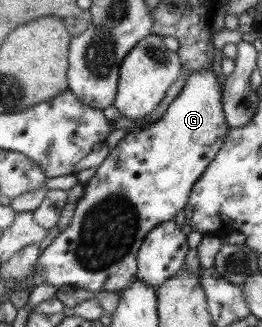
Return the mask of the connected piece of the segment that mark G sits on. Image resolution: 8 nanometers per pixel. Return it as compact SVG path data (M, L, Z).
M212 68L187 74L184 88L158 121L142 127L138 133L127 133L114 149L109 150L94 176L84 185L83 195L76 202L71 224L42 253L35 272L27 276L28 281L33 281L36 274L43 274L46 282L56 289L74 286L84 288L92 294L120 294L136 283L139 249L142 248L147 234L158 225L174 220L180 210L185 210L195 182L215 160L216 153L230 132L223 111L225 83L216 77L218 76Z

